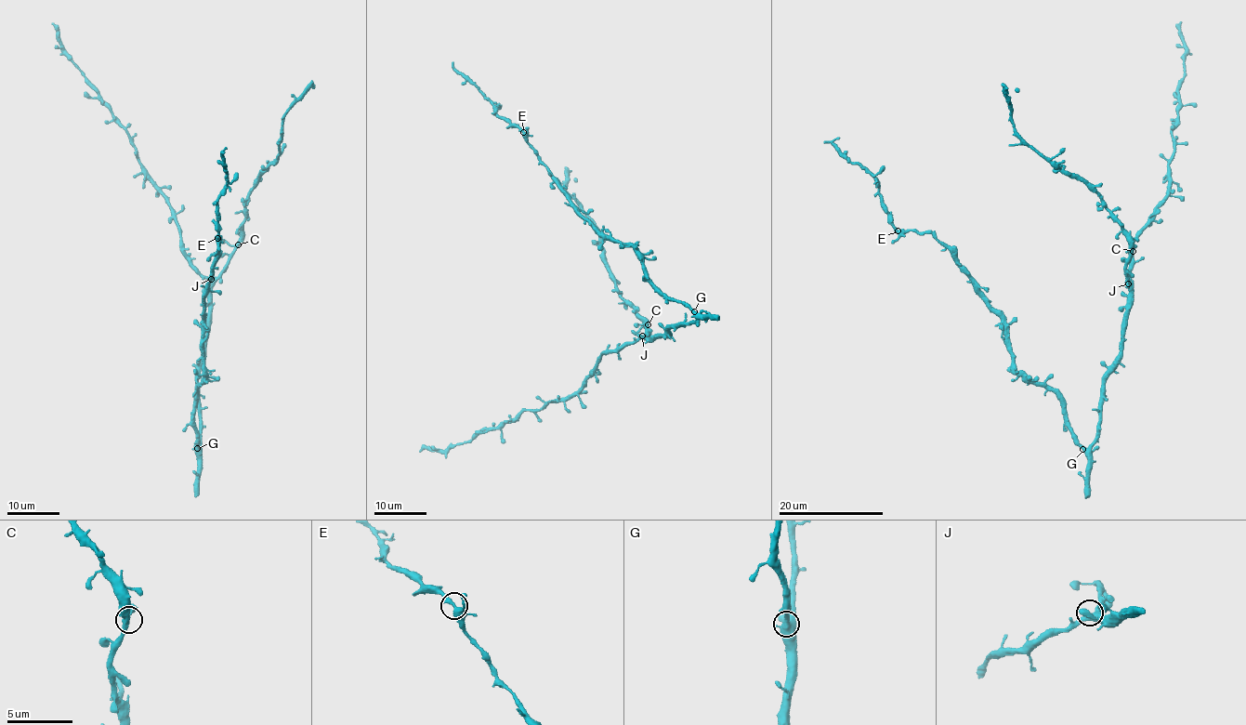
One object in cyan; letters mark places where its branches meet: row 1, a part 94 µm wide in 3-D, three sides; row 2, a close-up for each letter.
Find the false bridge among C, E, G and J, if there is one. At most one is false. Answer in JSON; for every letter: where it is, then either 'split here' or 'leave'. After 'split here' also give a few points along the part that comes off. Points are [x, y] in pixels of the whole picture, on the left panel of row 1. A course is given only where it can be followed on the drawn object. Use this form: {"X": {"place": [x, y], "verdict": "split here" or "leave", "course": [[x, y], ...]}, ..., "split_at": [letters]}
{"C": {"place": [238, 244], "verdict": "leave"}, "E": {"place": [217, 238], "verdict": "leave"}, "G": {"place": [197, 448], "verdict": "leave"}, "J": {"place": [211, 279], "verdict": "leave"}, "split_at": []}

